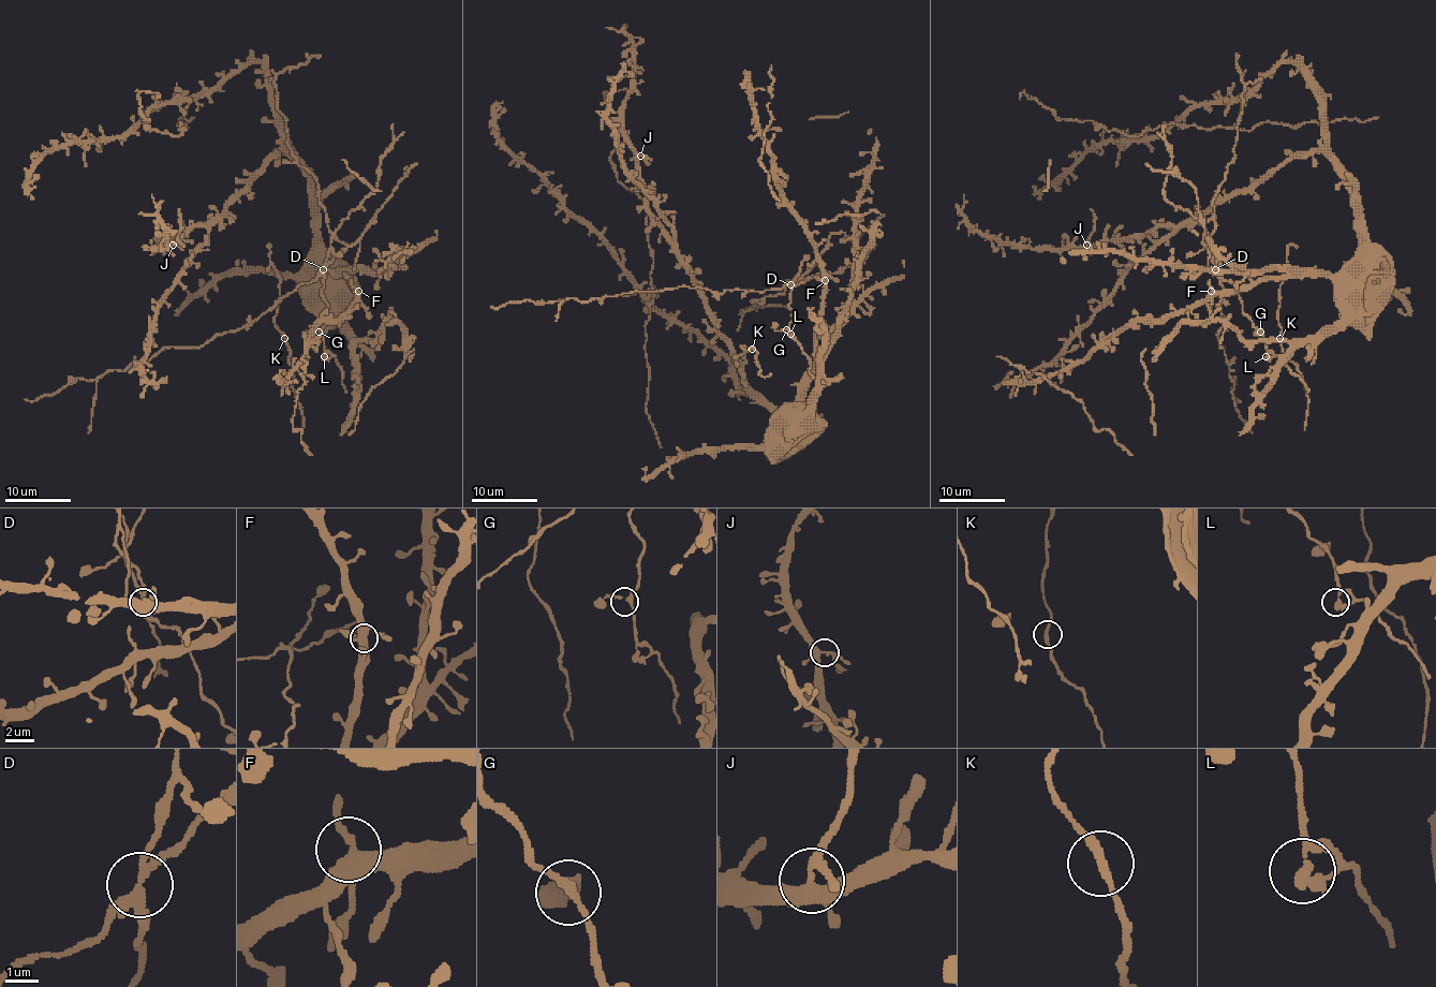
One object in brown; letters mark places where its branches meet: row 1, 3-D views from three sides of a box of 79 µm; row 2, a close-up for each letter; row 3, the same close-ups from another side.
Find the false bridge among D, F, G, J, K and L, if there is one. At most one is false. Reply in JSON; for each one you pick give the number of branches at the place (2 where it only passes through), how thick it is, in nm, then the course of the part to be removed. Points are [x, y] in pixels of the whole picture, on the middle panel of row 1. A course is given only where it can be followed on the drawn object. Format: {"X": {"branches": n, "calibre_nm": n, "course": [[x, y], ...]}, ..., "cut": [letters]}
{"D": {"branches": 4, "calibre_nm": 200, "course": [[790, 284], [718, 293], [683, 286], [589, 302], [527, 299], [491, 306]]}, "cut": ["D"]}

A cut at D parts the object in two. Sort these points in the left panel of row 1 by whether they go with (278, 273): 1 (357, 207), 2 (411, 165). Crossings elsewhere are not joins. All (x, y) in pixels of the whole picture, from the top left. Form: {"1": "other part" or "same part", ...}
{"1": "same part", "2": "other part"}

